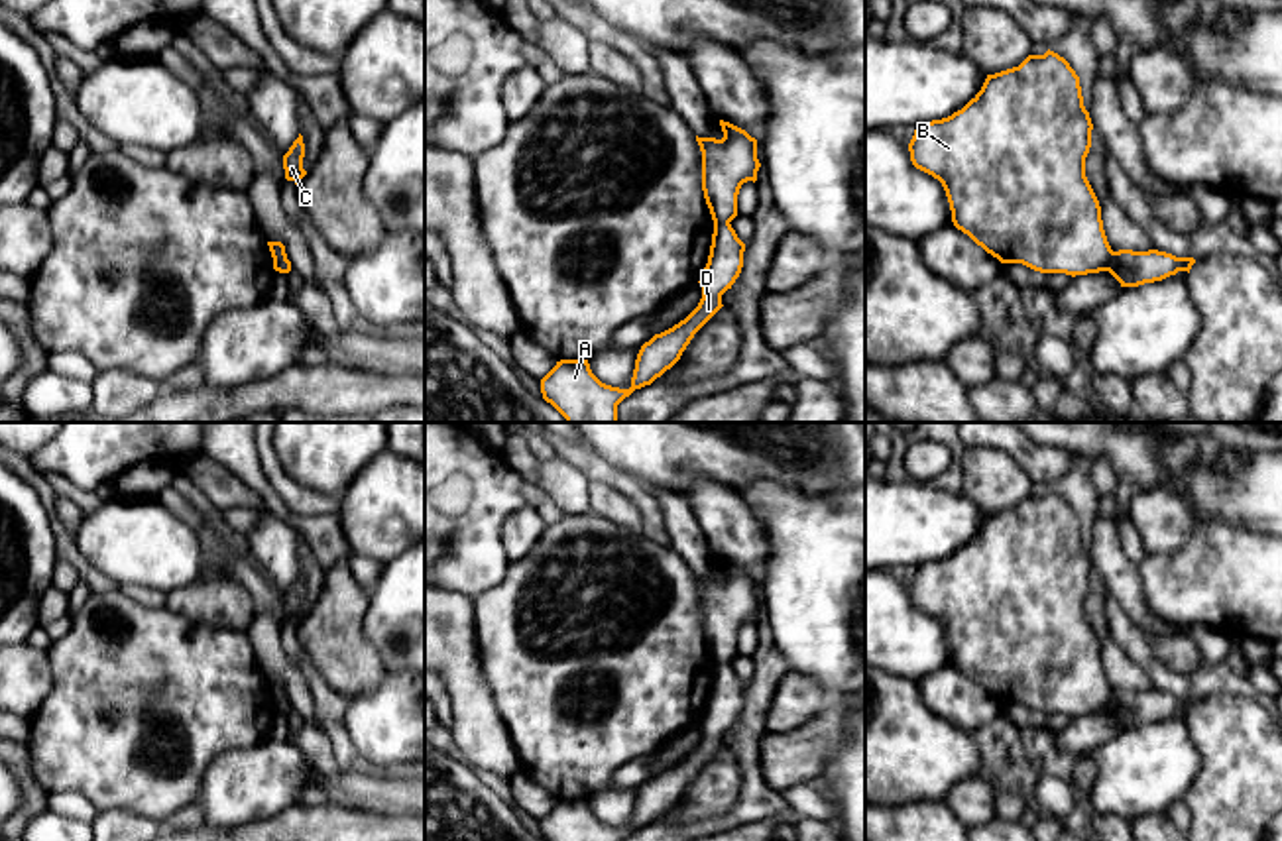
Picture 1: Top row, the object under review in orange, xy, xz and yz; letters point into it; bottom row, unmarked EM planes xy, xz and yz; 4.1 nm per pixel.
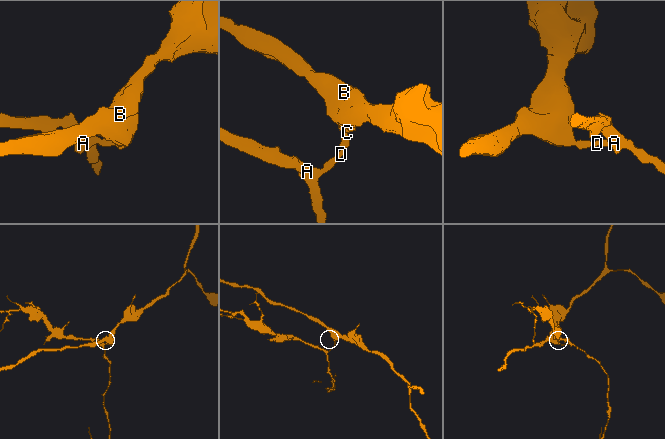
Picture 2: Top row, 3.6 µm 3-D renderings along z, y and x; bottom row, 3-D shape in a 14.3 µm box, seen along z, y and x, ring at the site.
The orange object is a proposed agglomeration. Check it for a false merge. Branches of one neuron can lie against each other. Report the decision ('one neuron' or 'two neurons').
two neurons

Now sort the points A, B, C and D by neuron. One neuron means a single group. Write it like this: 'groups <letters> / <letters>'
groups A D / B C

